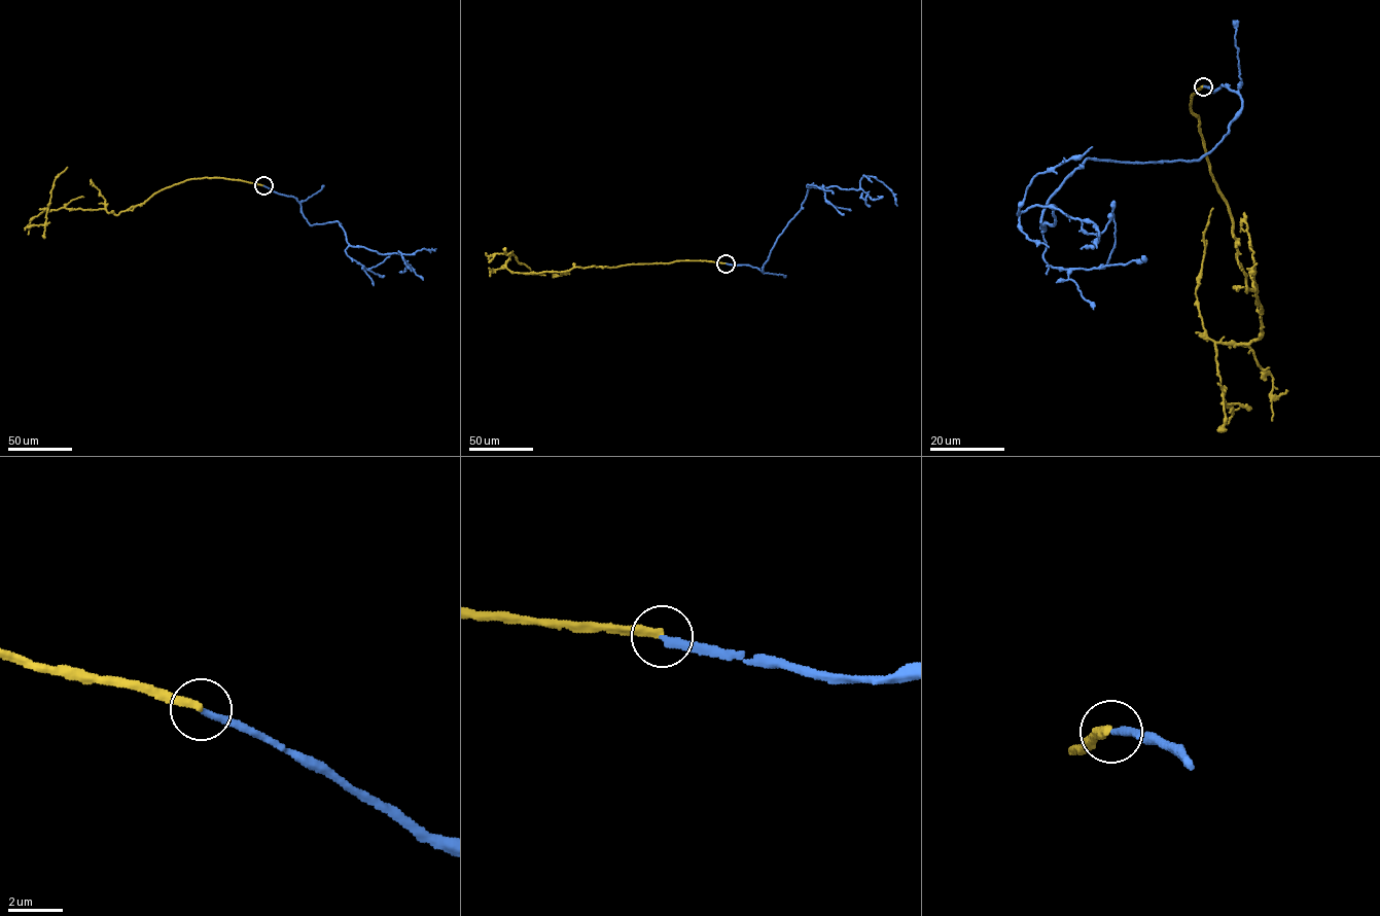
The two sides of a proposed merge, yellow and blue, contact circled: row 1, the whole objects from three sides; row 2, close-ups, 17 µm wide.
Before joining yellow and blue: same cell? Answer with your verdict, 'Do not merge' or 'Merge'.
Do not merge

